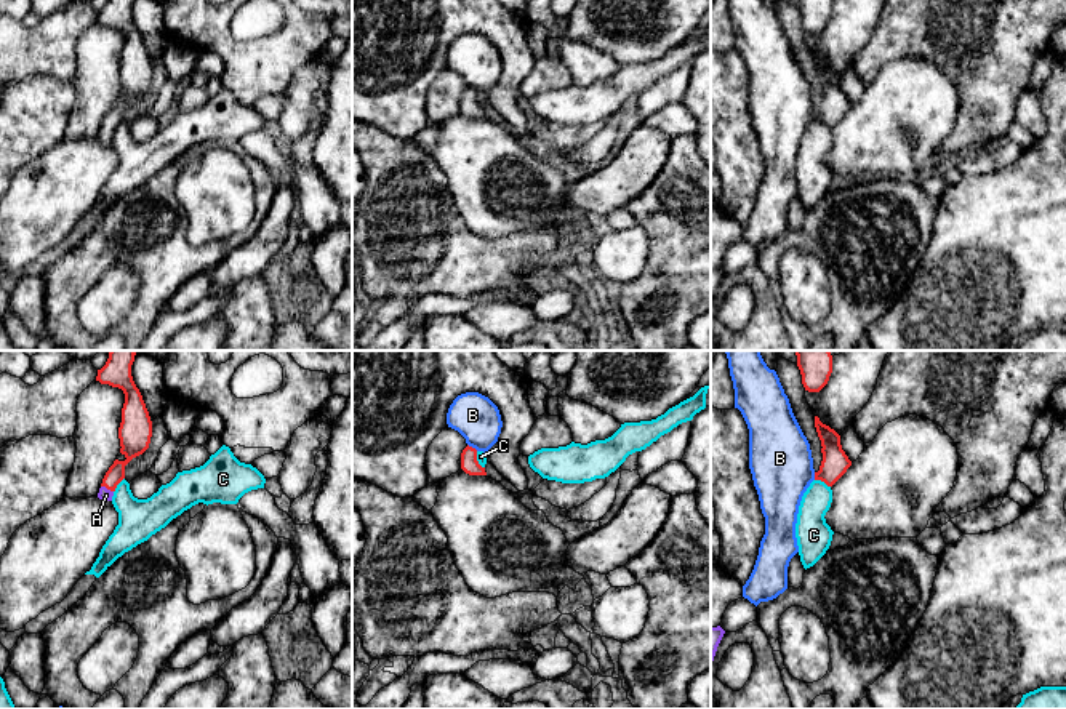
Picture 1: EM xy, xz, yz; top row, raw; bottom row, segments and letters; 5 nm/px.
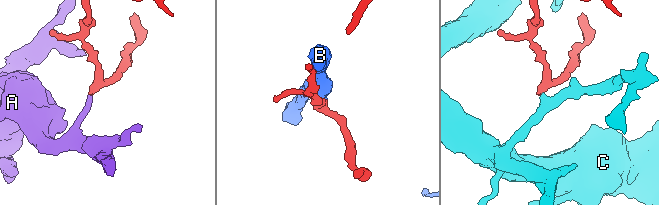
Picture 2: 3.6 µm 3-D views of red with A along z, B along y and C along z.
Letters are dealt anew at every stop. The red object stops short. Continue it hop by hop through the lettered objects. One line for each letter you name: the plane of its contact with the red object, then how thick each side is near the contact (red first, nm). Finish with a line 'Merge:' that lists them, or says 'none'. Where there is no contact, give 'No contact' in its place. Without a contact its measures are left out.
A: Touches red in xy. Thickness 110 nm (red) against 60 nm
Merge: A

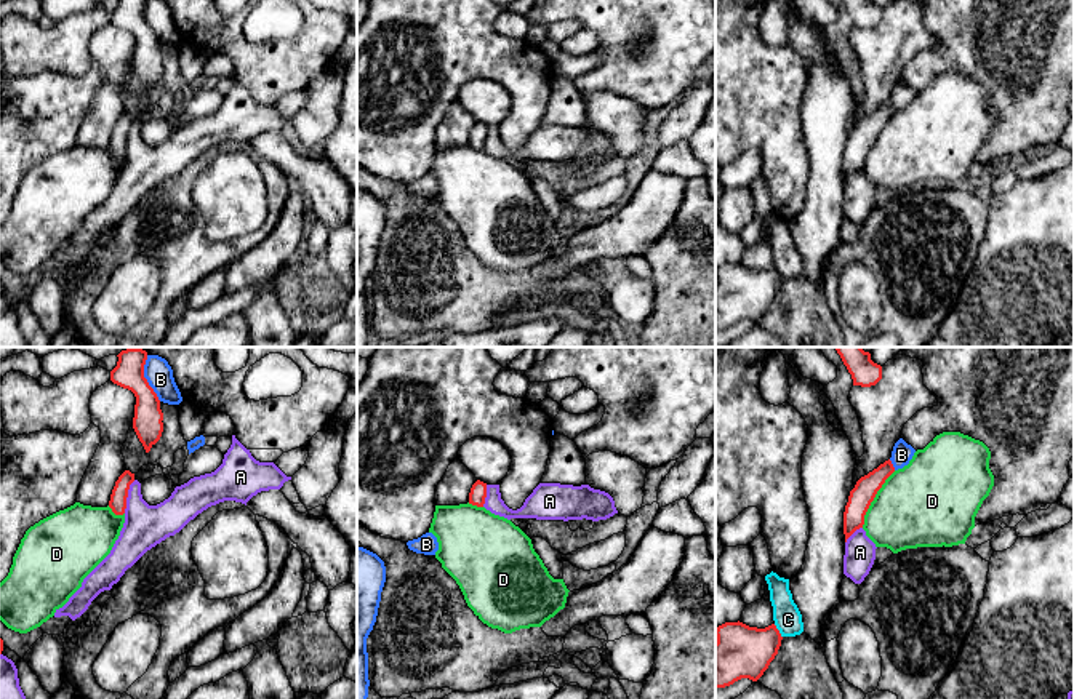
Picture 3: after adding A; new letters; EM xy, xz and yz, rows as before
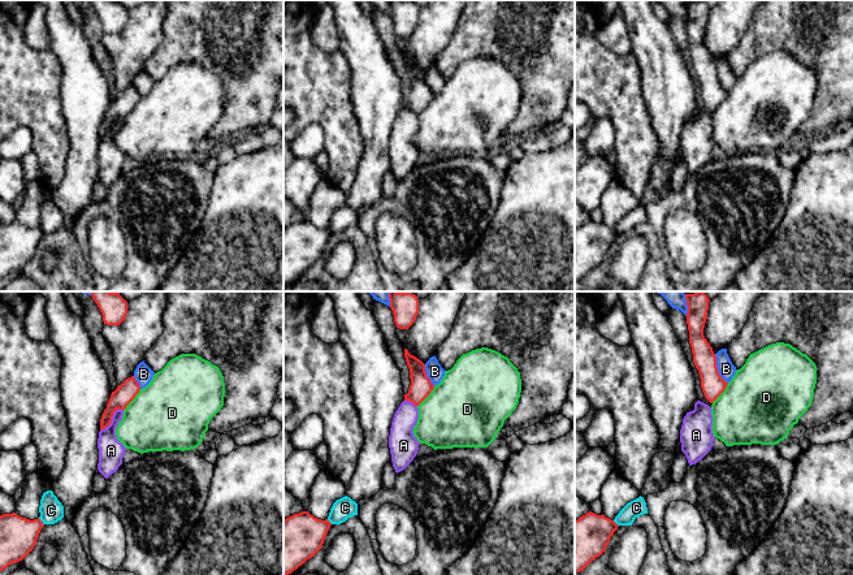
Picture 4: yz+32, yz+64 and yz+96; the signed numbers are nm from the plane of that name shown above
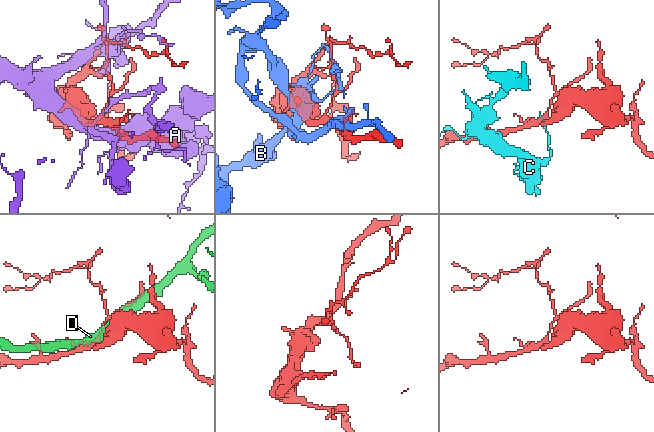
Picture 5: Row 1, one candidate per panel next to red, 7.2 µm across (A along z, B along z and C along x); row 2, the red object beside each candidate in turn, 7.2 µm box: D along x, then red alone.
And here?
Merge: none

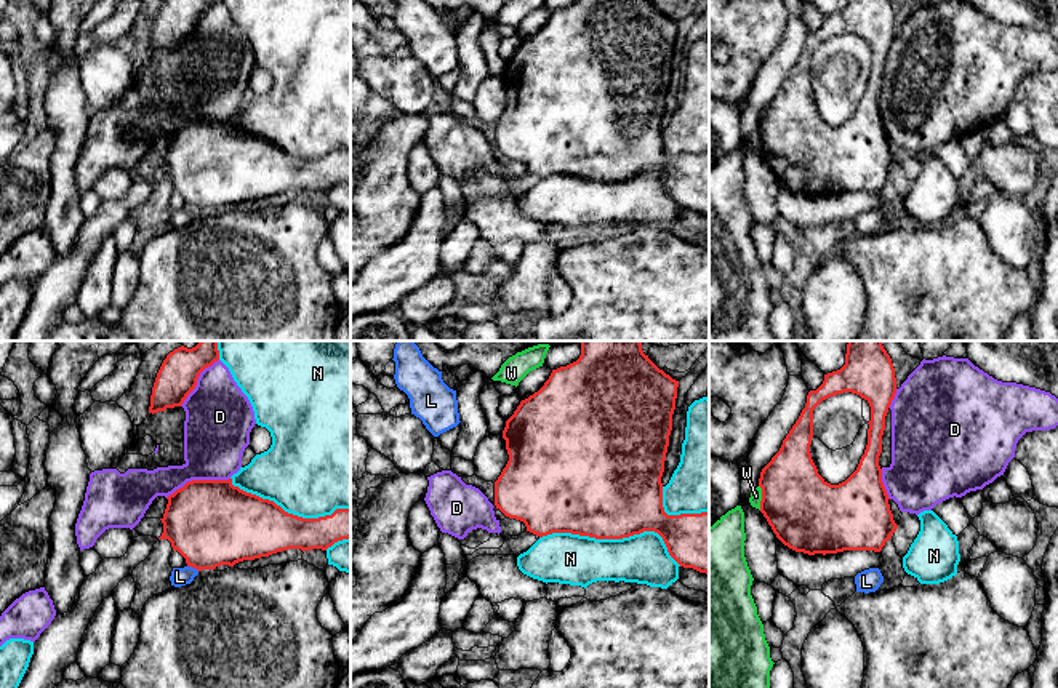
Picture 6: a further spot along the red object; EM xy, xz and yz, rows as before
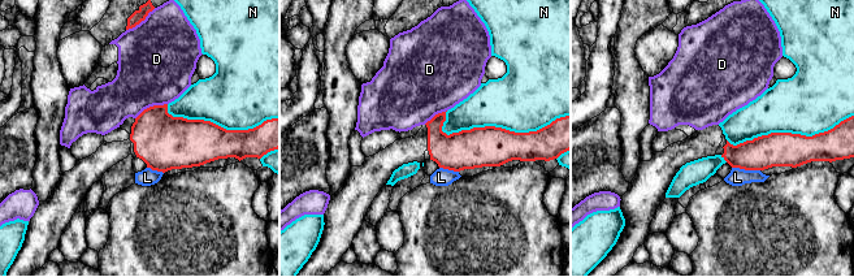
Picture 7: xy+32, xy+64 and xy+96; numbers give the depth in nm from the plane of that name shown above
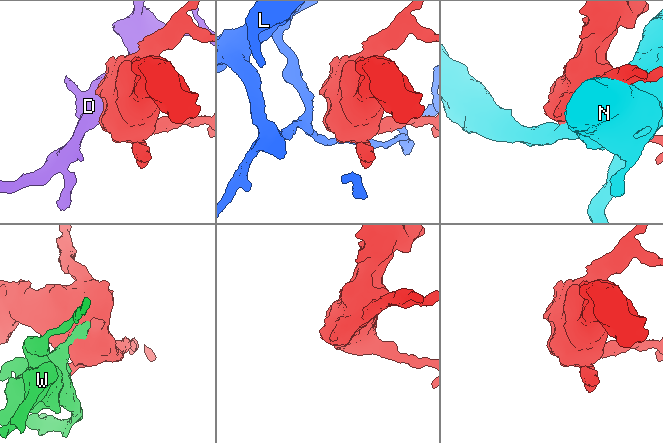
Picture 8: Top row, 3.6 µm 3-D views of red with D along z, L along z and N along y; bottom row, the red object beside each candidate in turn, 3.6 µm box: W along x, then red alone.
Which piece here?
Merge: none

